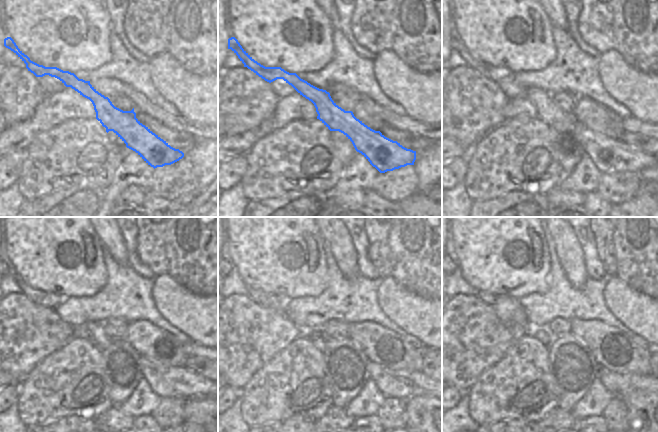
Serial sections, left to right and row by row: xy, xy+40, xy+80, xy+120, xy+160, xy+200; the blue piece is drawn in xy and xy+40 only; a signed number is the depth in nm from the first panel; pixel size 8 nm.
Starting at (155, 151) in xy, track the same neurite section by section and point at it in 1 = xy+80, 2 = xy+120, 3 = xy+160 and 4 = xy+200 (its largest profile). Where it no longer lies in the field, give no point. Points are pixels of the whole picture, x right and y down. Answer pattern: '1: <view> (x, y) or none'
1: xy+80 (610, 155)
2: xy+120 (165, 381)
3: xy+160 (404, 384)
4: xy+200 (617, 383)

